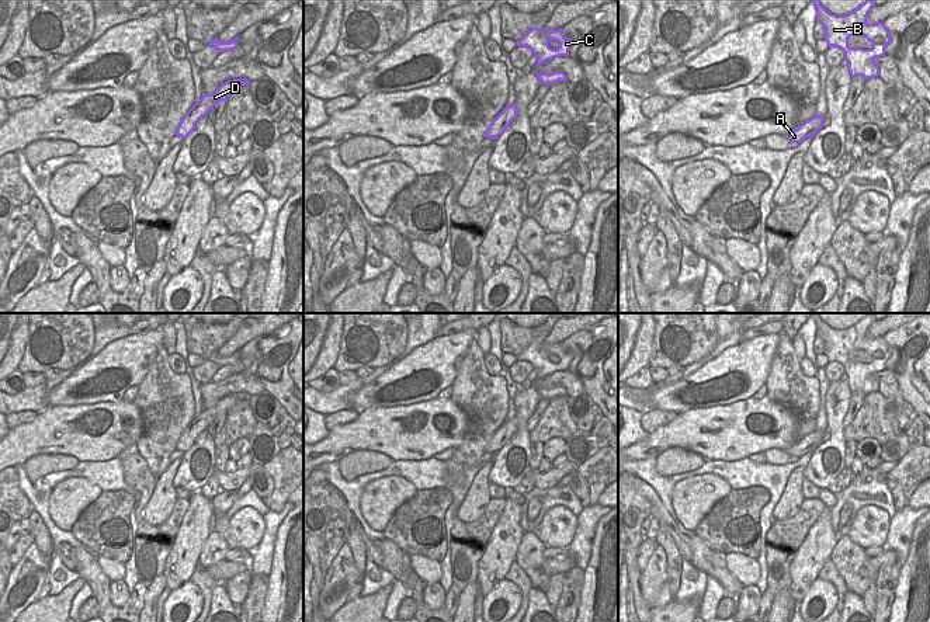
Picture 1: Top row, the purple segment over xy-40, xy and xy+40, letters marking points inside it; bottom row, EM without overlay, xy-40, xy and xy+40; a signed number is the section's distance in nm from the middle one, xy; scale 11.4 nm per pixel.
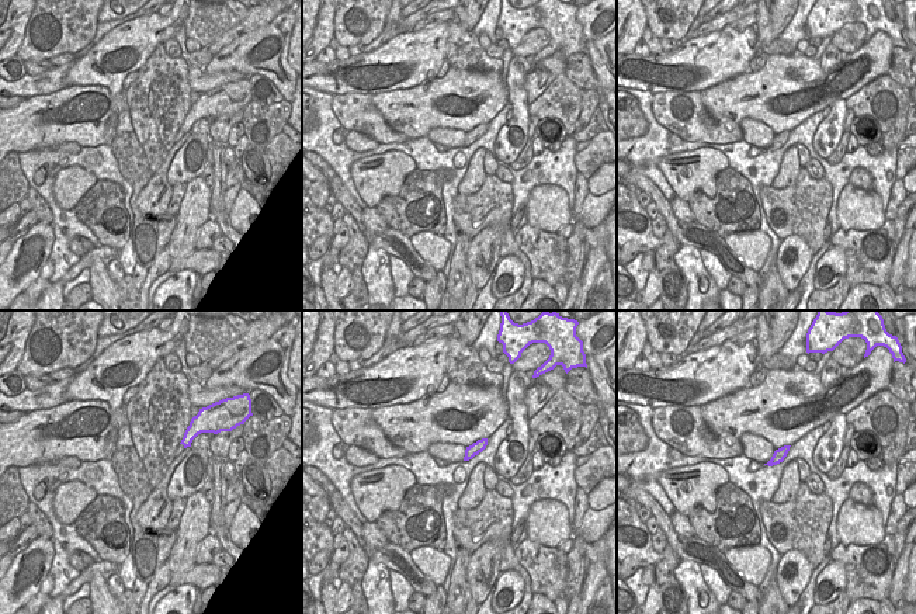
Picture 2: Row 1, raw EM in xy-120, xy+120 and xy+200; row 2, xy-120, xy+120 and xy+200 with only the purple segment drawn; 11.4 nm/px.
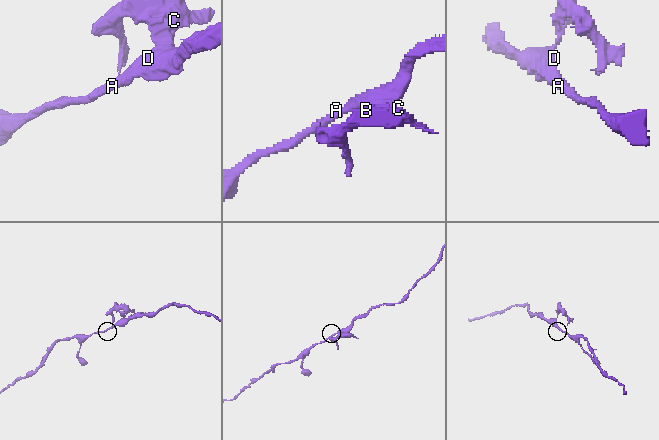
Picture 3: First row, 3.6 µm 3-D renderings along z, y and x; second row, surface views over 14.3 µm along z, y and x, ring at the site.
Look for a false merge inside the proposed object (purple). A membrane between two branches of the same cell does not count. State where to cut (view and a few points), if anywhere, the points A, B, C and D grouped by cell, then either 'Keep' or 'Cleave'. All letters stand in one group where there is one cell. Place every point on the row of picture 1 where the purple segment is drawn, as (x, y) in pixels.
Split along xy-40 (246, 79), (233, 80). Groups: A D / B C. Cleave.

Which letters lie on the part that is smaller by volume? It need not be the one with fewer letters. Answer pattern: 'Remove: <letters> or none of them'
Remove: B, C

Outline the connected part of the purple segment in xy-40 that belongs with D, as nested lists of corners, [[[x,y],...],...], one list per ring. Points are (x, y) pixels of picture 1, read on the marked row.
[[[228,80],[222,83],[212,94],[204,94],[188,112],[183,117],[177,126],[176,136],[187,138],[194,129],[195,124],[205,117],[218,102],[226,101],[228,97],[242,86],[250,86],[250,80]]]

